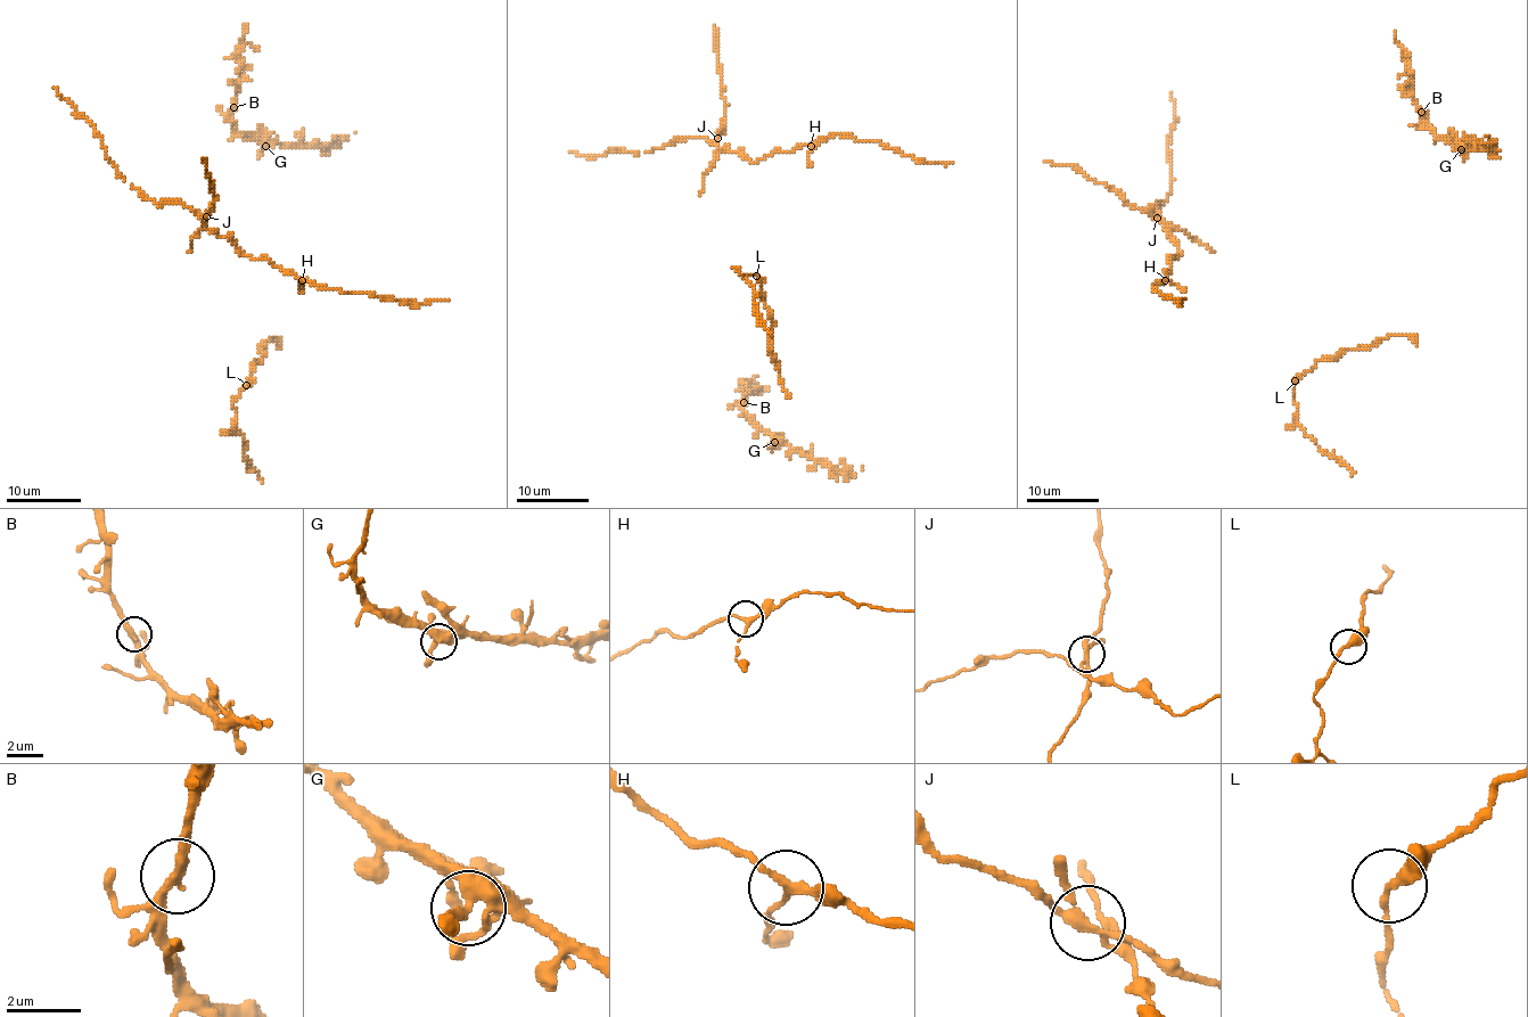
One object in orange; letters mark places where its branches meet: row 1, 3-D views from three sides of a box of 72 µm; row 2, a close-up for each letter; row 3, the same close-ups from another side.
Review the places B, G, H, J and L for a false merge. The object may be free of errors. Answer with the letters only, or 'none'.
J

